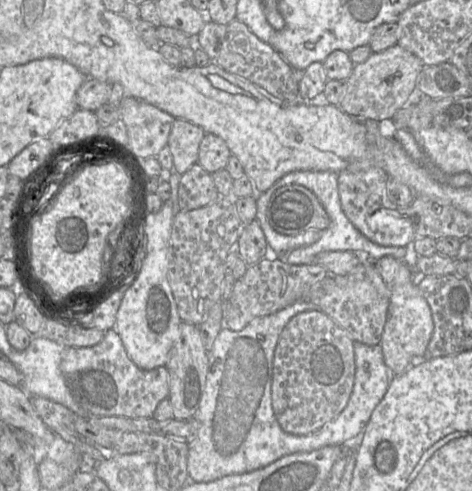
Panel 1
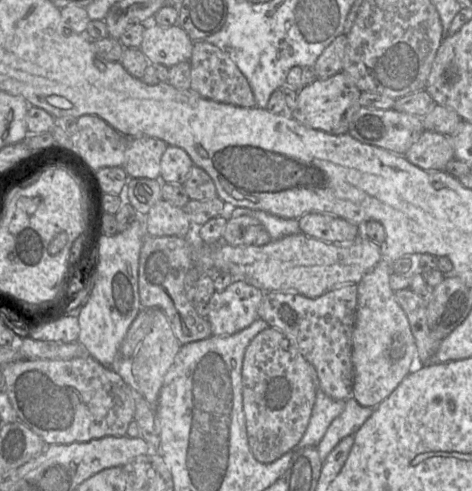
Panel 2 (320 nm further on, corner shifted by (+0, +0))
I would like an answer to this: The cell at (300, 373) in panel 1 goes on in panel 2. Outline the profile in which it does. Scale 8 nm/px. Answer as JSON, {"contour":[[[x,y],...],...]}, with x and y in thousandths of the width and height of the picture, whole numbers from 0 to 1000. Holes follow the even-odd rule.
{"contour":[[[568,666],[534,690],[513,741],[513,819],[525,902],[547,941],[574,943],[636,900],[676,794],[665,747],[597,676]]]}

